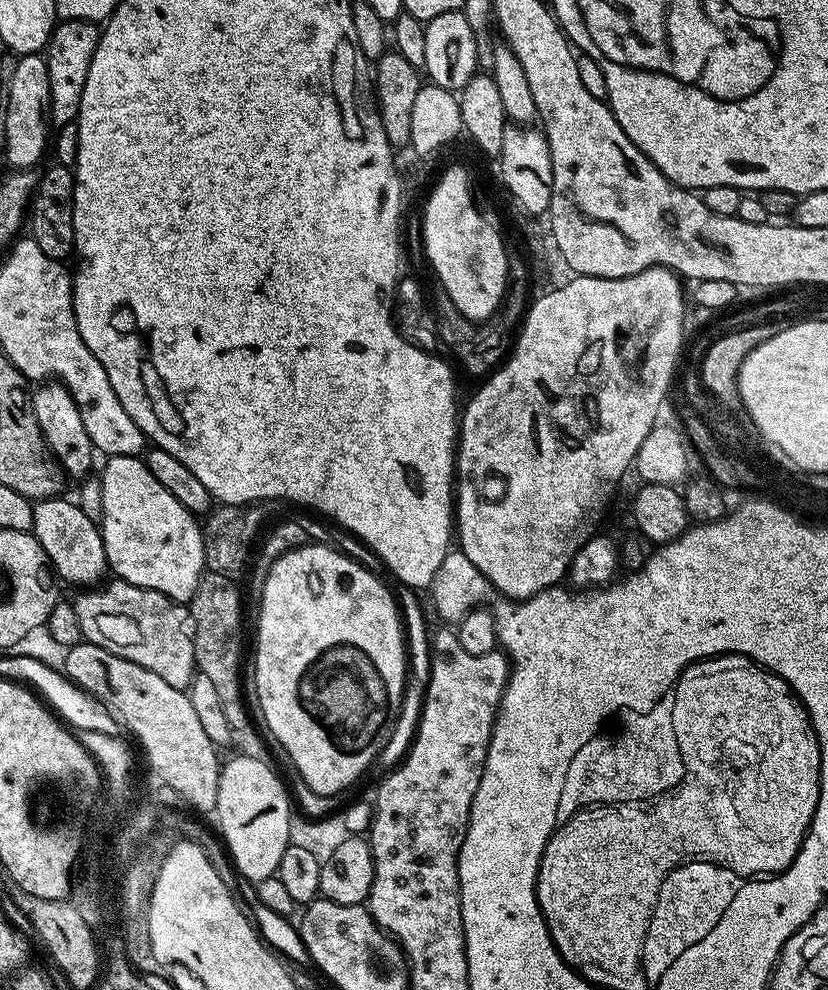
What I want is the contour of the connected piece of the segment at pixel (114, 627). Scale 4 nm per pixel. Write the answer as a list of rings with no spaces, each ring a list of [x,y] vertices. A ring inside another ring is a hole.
[[[119,578],[109,579],[99,590],[84,590],[74,600],[78,614],[78,626],[82,626],[82,637],[87,643],[102,646],[170,682],[170,686],[187,689],[198,669],[196,651],[192,641],[192,613],[179,600],[172,600],[158,590],[134,586]]]

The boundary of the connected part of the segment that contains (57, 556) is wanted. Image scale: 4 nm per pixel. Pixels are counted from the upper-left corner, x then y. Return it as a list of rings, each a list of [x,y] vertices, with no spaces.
[[[64,499],[41,500],[35,505],[32,532],[47,554],[53,573],[63,583],[65,580],[68,584],[84,584],[80,586],[99,585],[105,579],[104,572],[107,573],[109,567],[97,521],[86,518],[79,503],[72,501],[71,504]]]

